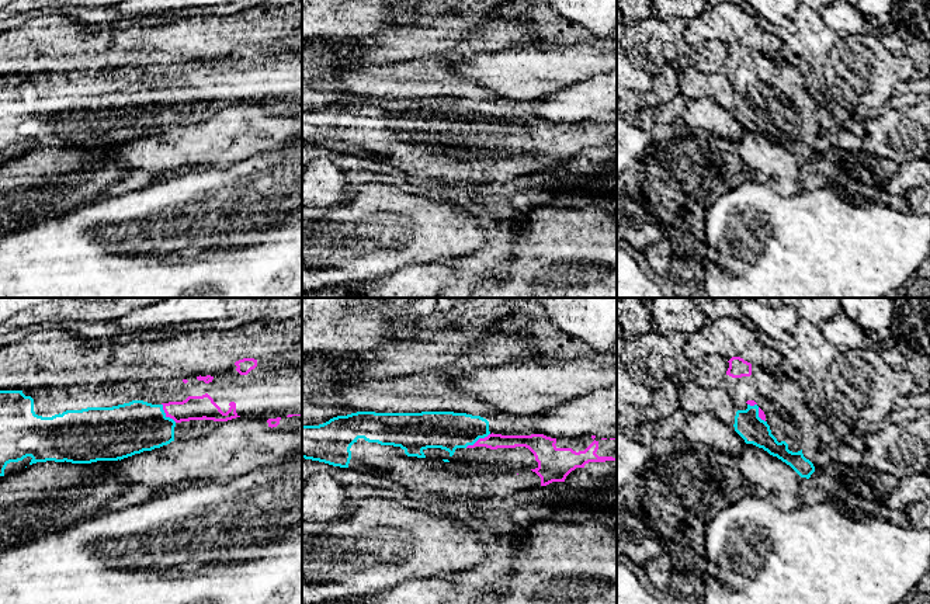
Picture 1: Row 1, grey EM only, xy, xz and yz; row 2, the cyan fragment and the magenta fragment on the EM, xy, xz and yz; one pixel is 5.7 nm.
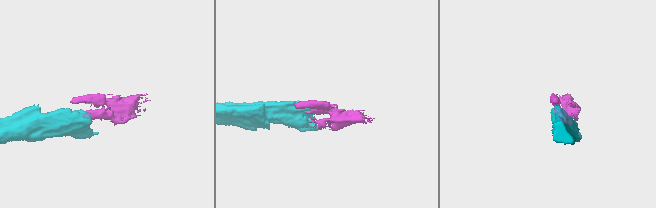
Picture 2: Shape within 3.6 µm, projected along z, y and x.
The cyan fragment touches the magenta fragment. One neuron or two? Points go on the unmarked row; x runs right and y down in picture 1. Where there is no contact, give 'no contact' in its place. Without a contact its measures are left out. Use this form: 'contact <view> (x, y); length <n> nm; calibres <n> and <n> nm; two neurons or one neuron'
contact xz (476, 125); length 170 nm; calibres 220 and 90 nm; one neuron

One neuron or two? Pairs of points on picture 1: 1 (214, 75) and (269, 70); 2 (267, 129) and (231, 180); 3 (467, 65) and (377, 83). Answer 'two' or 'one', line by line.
1: one
2: two
3: two

